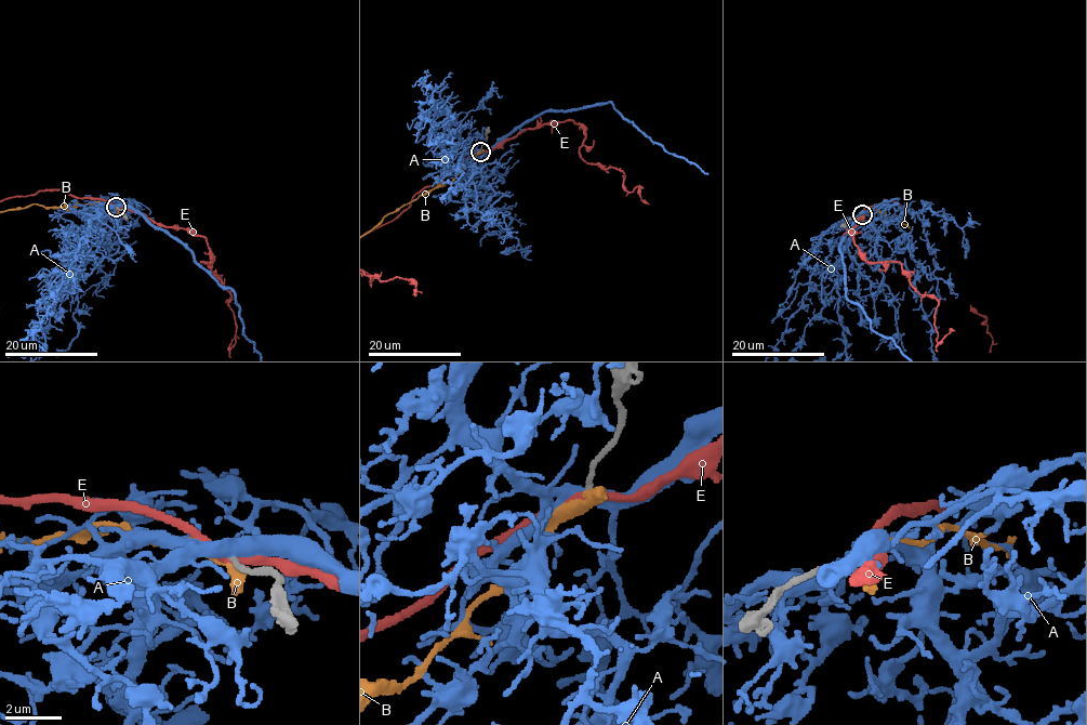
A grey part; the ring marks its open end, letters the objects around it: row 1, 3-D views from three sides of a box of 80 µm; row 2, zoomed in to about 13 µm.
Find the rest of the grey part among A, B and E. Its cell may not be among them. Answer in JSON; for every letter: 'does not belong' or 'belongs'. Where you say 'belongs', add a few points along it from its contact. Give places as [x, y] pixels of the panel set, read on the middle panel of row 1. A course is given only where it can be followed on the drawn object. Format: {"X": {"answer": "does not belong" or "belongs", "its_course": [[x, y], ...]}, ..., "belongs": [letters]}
{"A": {"answer": "does not belong"}, "B": {"answer": "belongs"}, "E": {"answer": "does not belong"}, "belongs": ["B"]}

